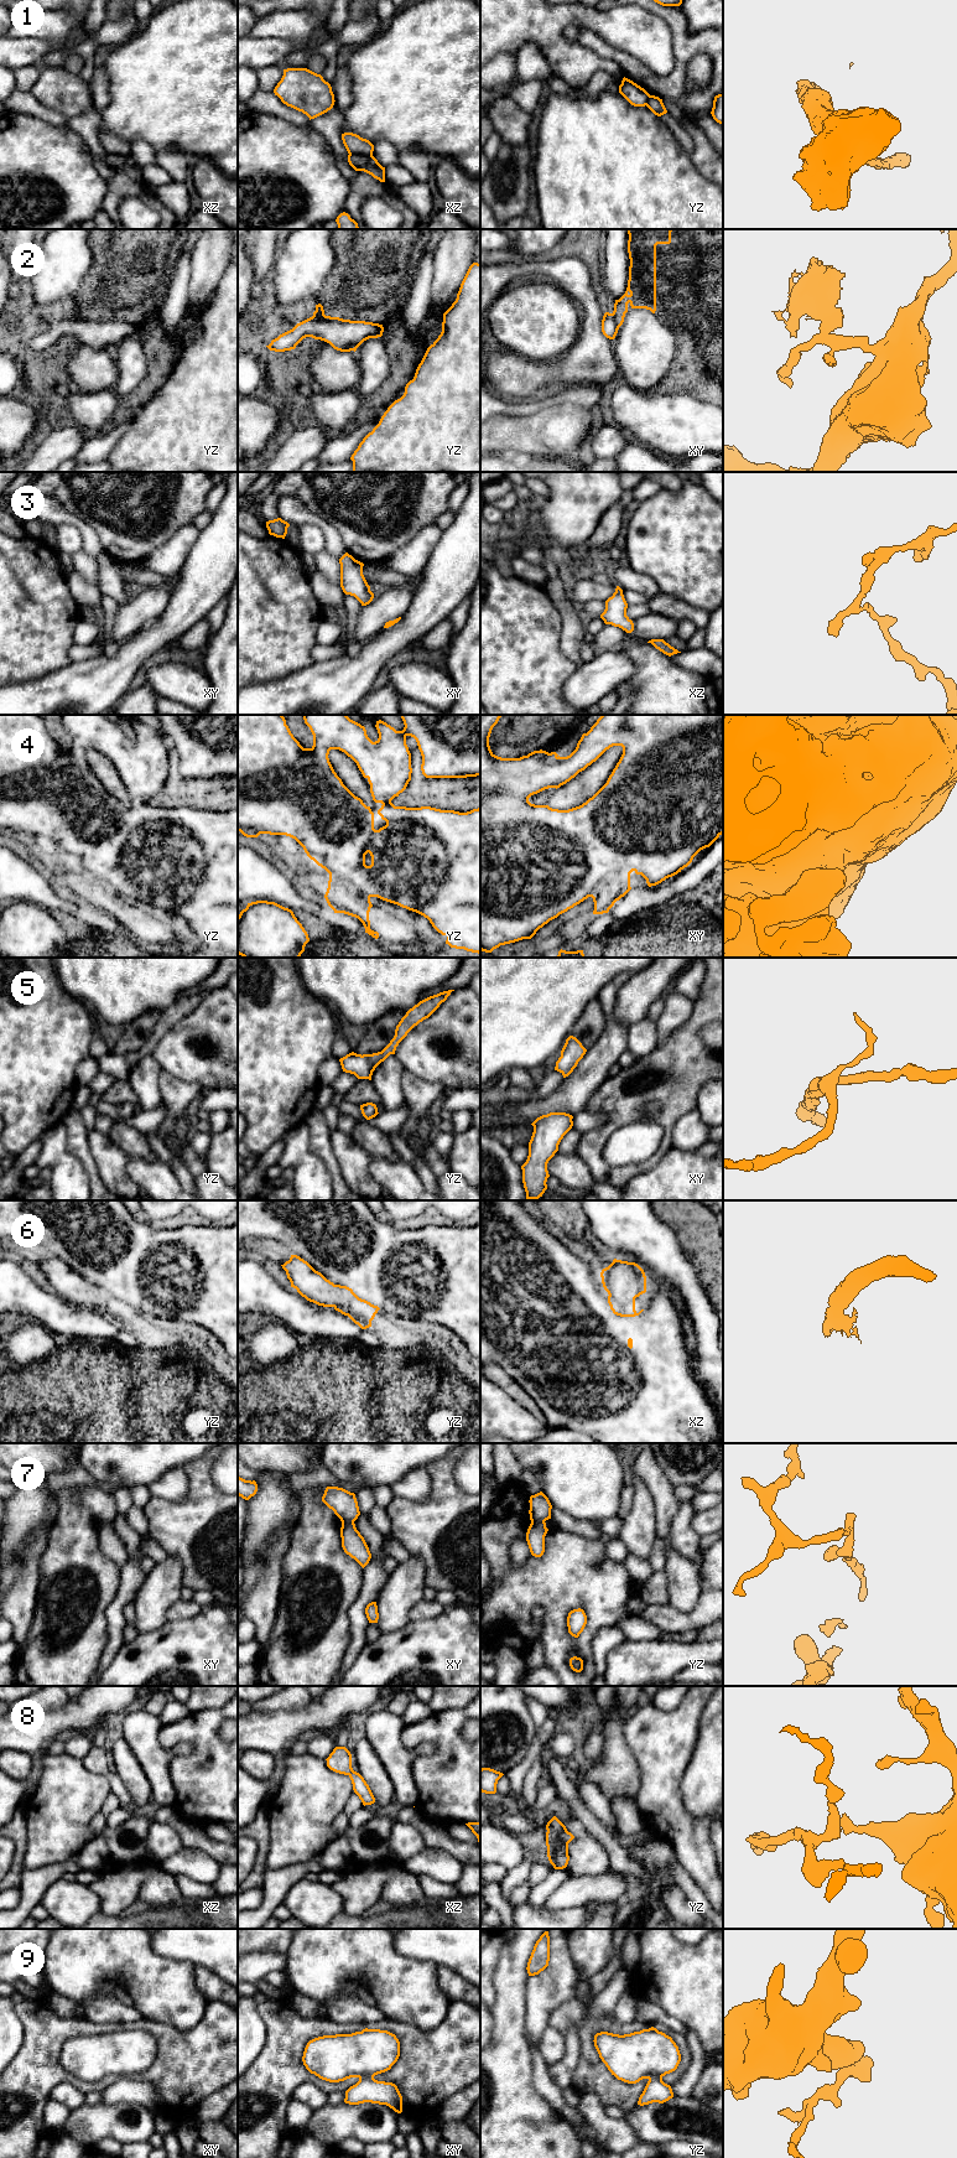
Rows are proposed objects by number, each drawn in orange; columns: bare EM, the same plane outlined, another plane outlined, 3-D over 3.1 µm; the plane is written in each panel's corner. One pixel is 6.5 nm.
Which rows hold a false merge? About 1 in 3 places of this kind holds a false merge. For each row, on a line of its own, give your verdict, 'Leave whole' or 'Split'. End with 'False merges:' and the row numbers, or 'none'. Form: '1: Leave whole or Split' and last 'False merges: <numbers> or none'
1: Split
2: Split
3: Leave whole
4: Split
5: Leave whole
6: Leave whole
7: Split
8: Leave whole
9: Split
False merges: 1, 2, 4, 7, 9

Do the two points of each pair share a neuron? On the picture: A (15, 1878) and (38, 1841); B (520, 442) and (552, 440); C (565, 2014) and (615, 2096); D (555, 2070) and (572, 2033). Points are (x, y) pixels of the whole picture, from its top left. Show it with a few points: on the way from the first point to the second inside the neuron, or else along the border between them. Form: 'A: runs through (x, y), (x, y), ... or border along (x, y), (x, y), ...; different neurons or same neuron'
A: border along (27, 1839), (21, 1867); different neurons
B: runs through (528, 440), (545, 440); same neuron
C: runs through (587, 2028), (587, 2049), (593, 2074); same neuron
D: runs through (565, 2063), (572, 2055), (572, 2043); same neuron

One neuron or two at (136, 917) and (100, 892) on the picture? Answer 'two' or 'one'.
one

